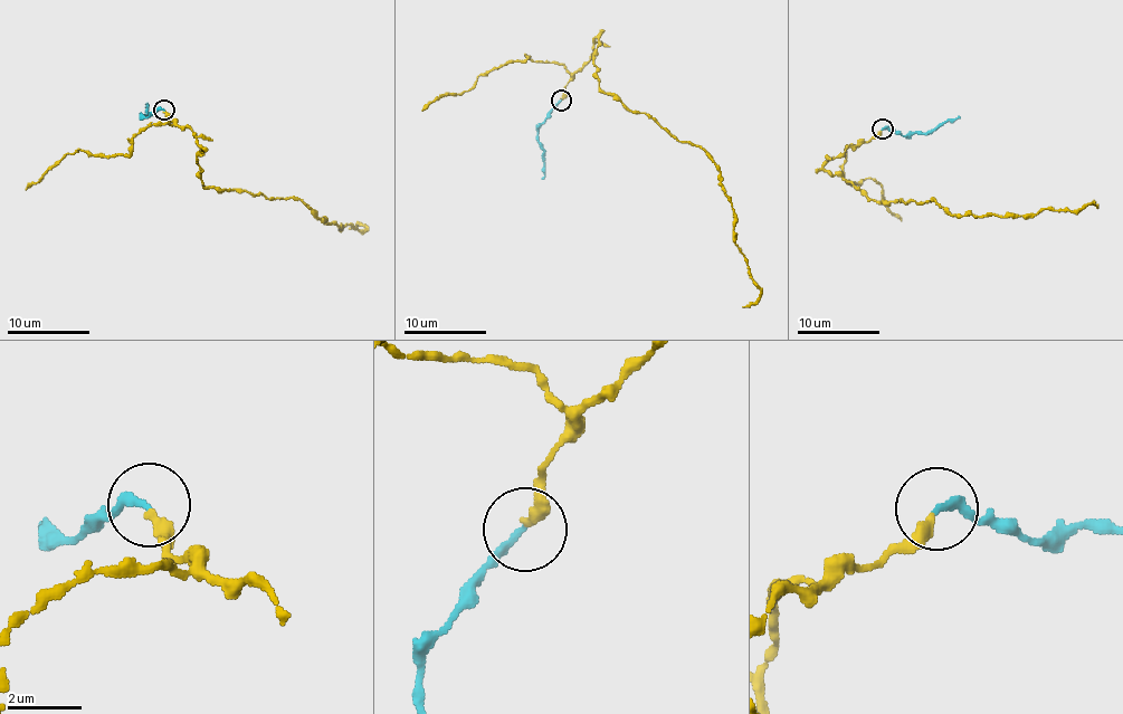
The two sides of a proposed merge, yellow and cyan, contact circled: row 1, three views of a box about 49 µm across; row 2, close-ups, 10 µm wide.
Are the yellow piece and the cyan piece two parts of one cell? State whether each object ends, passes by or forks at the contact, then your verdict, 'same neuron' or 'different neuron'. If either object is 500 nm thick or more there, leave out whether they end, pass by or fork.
yellow ends | cyan ends | same neuron

